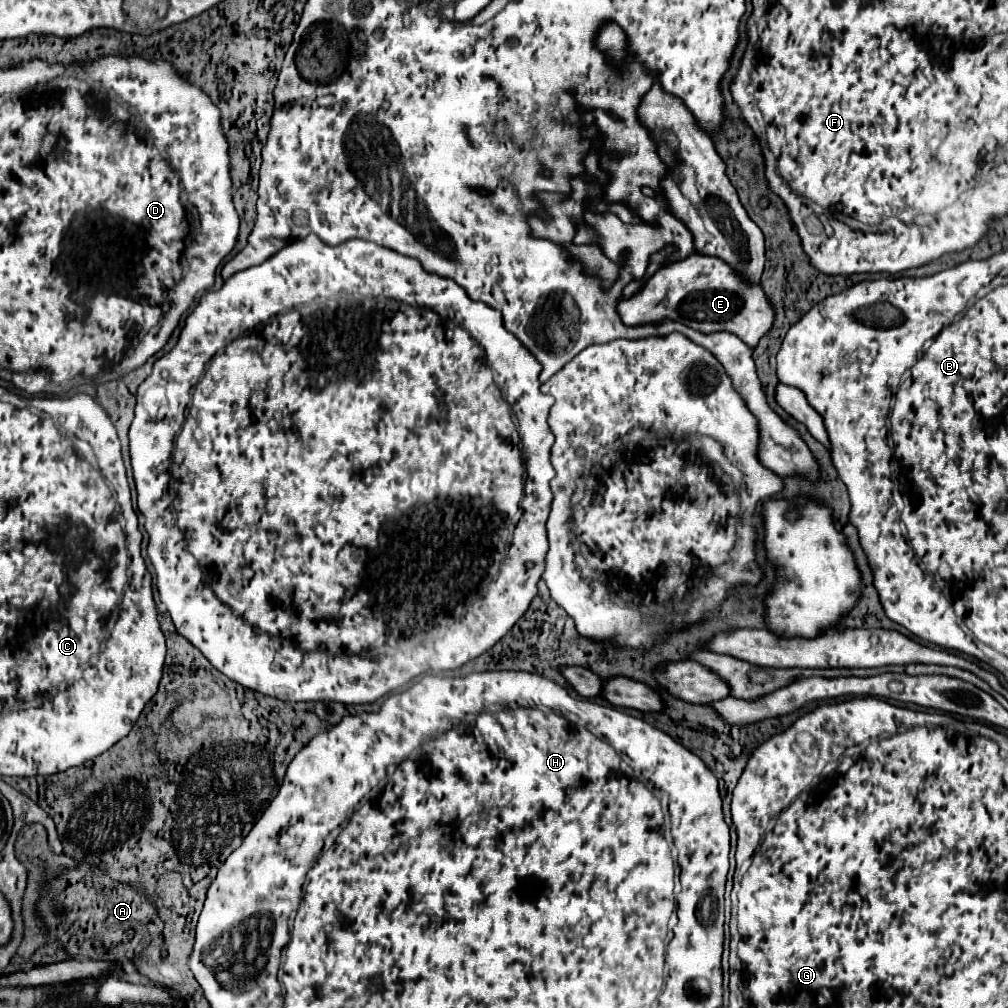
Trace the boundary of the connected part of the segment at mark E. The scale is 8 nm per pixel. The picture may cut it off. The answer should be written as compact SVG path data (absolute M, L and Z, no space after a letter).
M701 253L689 255L683 261L659 269L643 283L639 293L619 303L619 315L625 325L673 319L701 333L729 331L743 339L749 347L755 347L775 321L775 309L769 305L769 297L765 297L761 285L751 285L743 277L737 277L737 273L719 261L719 257Z

